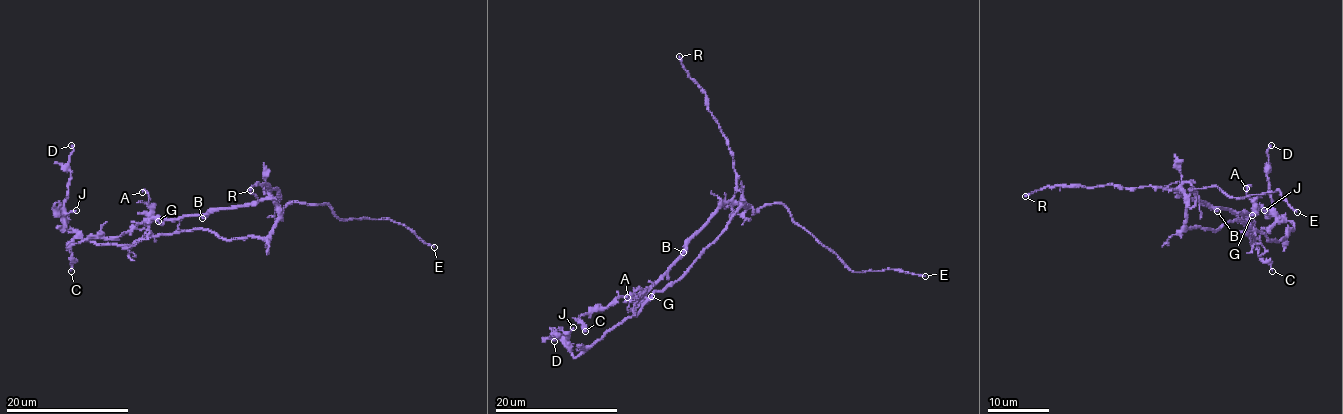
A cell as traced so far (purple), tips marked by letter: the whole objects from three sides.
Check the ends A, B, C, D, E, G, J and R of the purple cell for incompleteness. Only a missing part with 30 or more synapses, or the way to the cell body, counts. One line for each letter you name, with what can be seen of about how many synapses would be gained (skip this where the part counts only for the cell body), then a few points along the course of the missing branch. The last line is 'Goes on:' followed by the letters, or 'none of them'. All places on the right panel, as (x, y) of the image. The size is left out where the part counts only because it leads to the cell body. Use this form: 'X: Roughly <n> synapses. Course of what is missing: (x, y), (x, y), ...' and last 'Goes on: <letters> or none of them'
E: Course of what is missing: (1297, 212), (1317, 215), (1327, 223), (1330, 220)
Goes on: E

